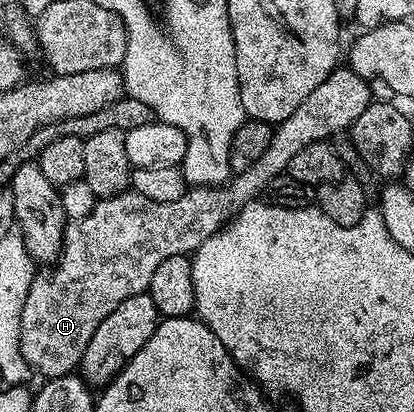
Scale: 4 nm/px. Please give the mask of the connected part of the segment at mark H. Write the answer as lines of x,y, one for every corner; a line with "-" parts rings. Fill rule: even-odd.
350,68
335,69
328,78
321,80
321,84
317,84
317,88
313,88
313,92
309,92
309,96
305,96
305,100
301,100
301,108
297,108
297,112
293,112
293,116
289,116
284,122
278,123
278,125
274,127
271,139
269,140
269,148
265,148
265,156
261,156
261,160
253,163
248,170
238,171
226,184
196,186
188,189
187,194
181,196
181,200
173,200
169,204
161,204
157,200
149,200
149,196
141,196
134,192
112,194
110,198
99,198
87,216
72,221
70,225
66,227
63,238
63,248
57,261
48,269
52,270
49,271
48,274
43,274
43,272
36,273
35,279
32,281
32,286
29,288
28,295
25,298
24,310
21,312
20,354
31,366
32,371
34,371
36,375
43,374
42,377
44,379
60,378
62,374
72,373
72,371
82,363
85,348
89,344
89,340
93,340
93,332
97,332
97,324
101,324
101,320
105,320
105,316
109,316
109,312
113,312
118,308
126,298
148,293
151,289
153,272
157,272
157,264
161,264
161,260
169,260
169,256
177,256
178,254
190,255
198,246
205,244
205,240
209,240
211,234
215,234
223,229
228,222
232,221
233,215
238,212
246,202
258,199
260,195
266,191
270,182
280,177
280,175
286,171
289,160
293,160
293,156
297,156
297,152
301,152
301,148
305,148
305,144
326,142
339,136
334,136
334,134
339,134
342,130
343,133
350,131
351,125
357,120
357,116
361,116
361,112
365,112
365,108
373,100
371,86
372,83
368,81
368,79
362,78
356,70

